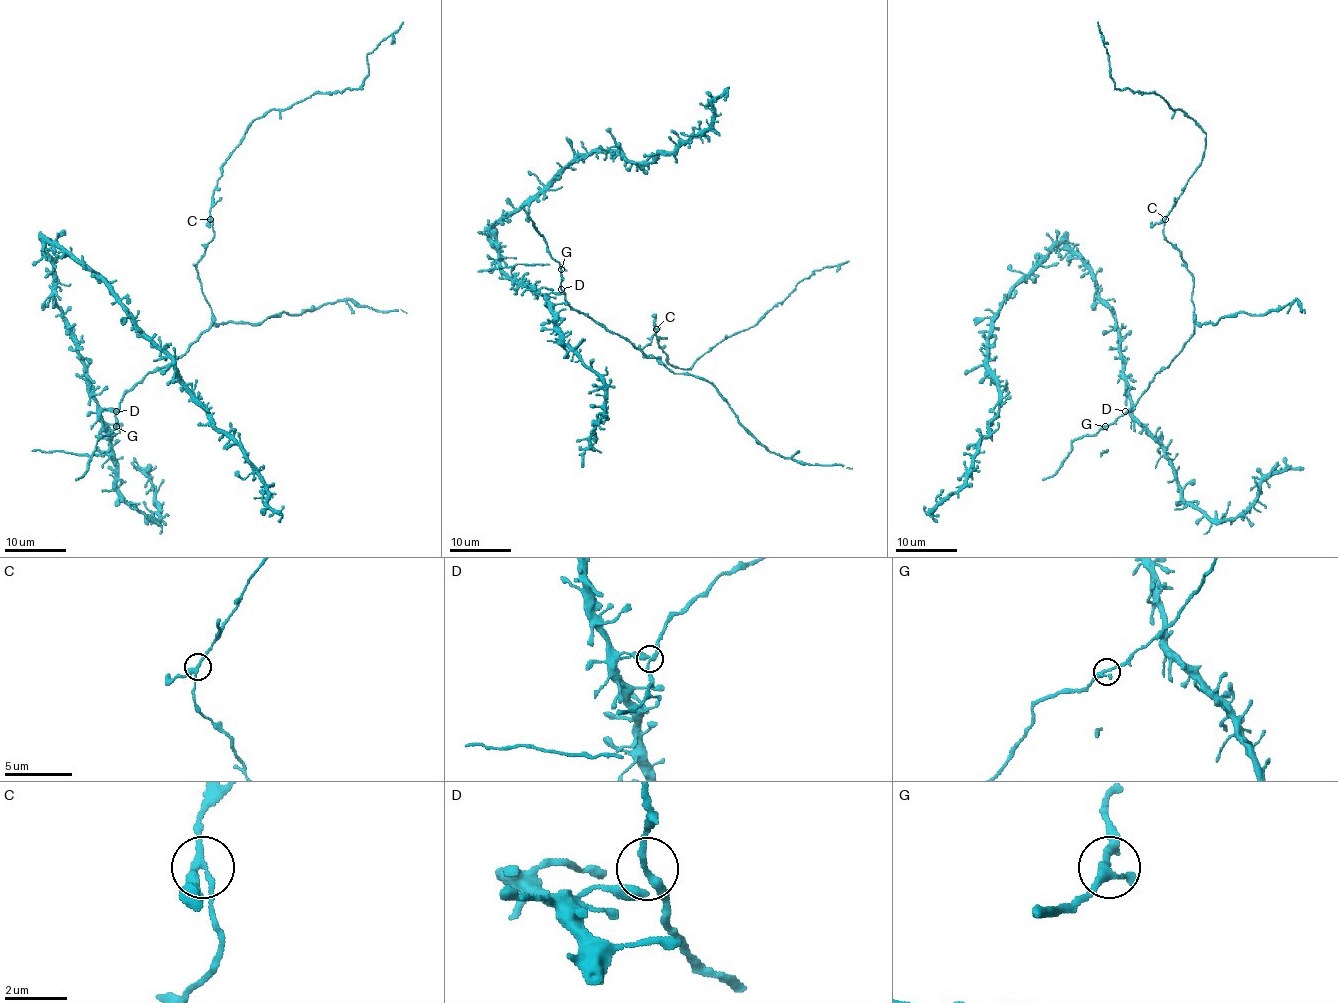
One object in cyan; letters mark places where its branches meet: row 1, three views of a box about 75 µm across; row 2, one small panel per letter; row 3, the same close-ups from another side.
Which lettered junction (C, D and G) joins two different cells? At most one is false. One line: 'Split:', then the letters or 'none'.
Split: none

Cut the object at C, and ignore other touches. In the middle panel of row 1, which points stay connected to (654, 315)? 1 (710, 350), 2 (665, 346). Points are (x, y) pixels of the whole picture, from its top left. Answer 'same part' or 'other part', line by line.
1: same part
2: same part

